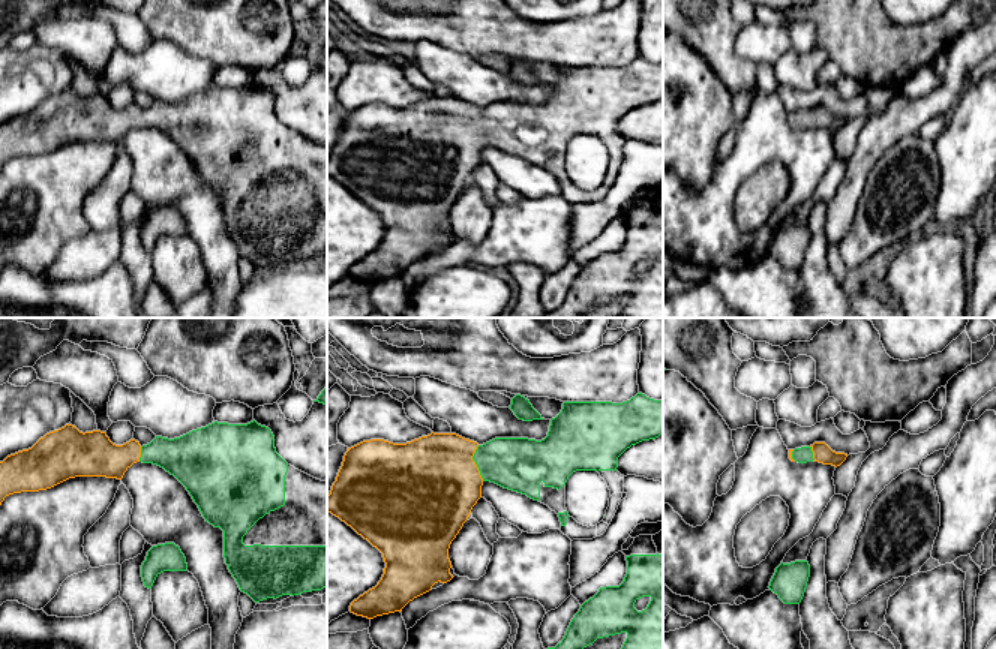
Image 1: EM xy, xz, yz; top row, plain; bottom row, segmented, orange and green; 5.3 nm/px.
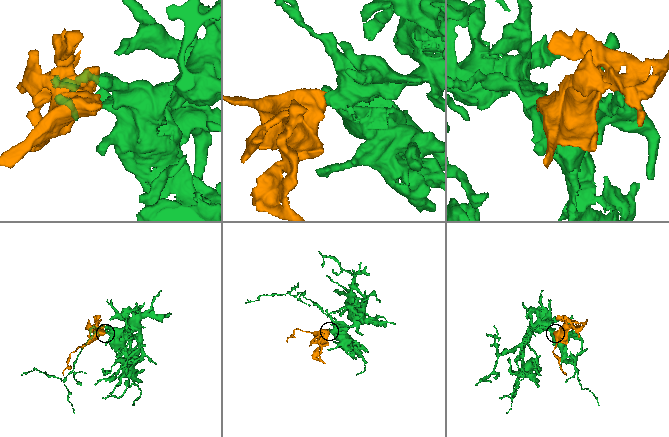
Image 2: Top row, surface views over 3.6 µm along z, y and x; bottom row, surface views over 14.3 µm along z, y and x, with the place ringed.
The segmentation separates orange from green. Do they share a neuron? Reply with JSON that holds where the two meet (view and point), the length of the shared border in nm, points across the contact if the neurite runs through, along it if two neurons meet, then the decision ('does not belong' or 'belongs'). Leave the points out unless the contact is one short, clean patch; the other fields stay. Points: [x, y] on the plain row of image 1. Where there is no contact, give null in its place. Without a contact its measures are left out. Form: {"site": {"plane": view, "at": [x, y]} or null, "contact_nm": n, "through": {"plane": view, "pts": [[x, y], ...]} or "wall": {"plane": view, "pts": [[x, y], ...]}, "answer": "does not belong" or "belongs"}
{"site": {"plane": "xz", "at": [474, 128]}, "contact_nm": 190, "through": {"plane": "xz", "pts": [[432, 147], [449, 134], [474, 128], [516, 128]]}, "answer": "belongs"}

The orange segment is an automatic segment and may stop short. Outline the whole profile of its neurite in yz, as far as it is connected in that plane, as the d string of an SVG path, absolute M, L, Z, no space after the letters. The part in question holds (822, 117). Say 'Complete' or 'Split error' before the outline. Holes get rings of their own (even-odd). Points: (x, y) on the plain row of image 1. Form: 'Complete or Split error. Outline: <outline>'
Split error. Outline: M814 106L810 111L789 114L789 123L798 127L819 126L824 129L840 130L848 118L832 115L825 106Z

